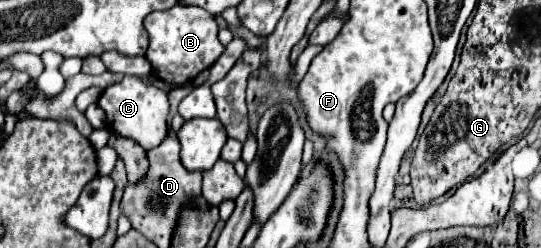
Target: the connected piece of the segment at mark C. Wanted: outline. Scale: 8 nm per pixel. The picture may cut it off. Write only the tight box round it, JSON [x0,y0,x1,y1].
[97,76,169,150]

